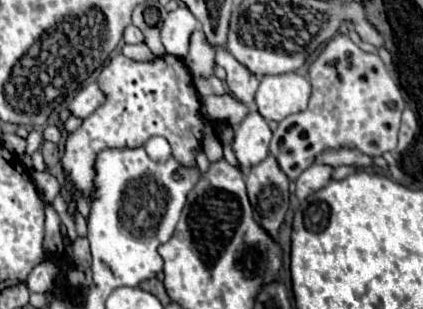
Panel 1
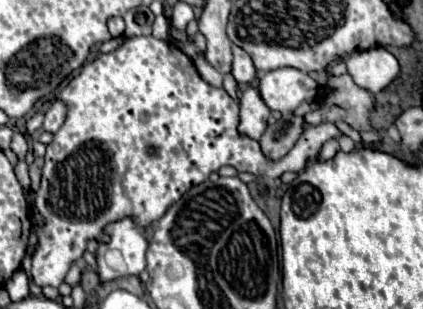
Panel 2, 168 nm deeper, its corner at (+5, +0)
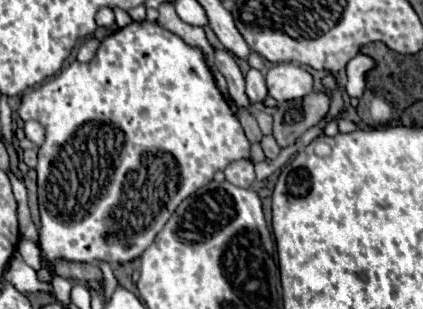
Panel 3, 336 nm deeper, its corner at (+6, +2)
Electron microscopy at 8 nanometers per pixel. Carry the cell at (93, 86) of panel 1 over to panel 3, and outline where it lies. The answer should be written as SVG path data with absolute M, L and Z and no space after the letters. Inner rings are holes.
M25 122L25 136L31 140L31 142L35 142L37 146L41 146L43 142L45 142L45 126L41 124L41 122Z

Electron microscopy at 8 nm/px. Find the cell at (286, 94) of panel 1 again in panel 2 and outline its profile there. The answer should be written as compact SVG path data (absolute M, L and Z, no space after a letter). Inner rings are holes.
M278 68L260 76L258 90L270 110L294 112L304 100L318 94L318 84L302 70Z

